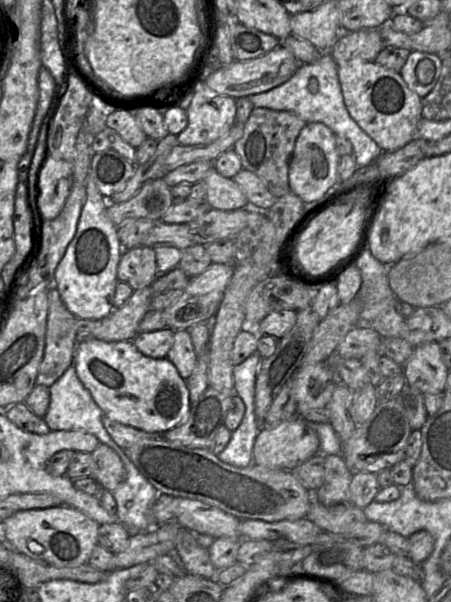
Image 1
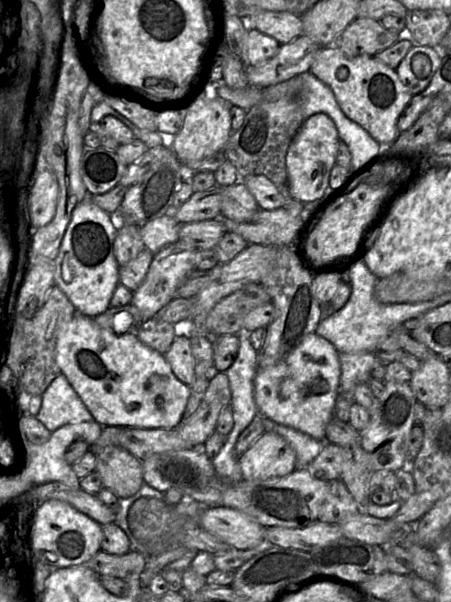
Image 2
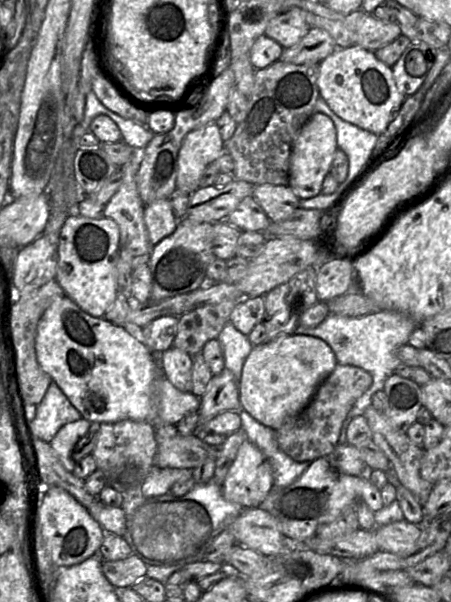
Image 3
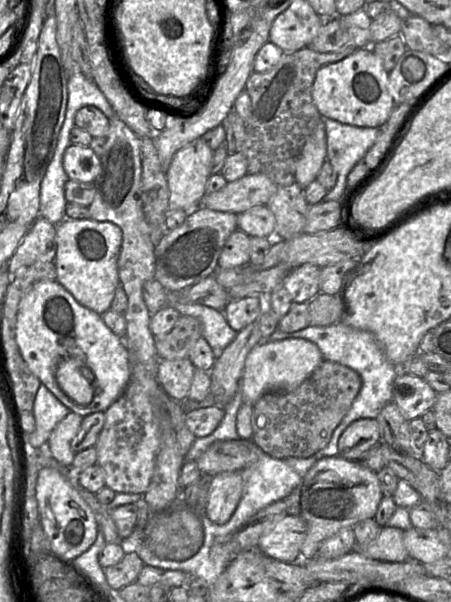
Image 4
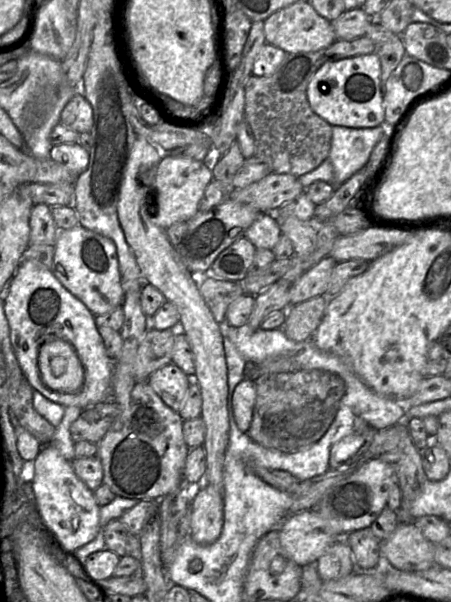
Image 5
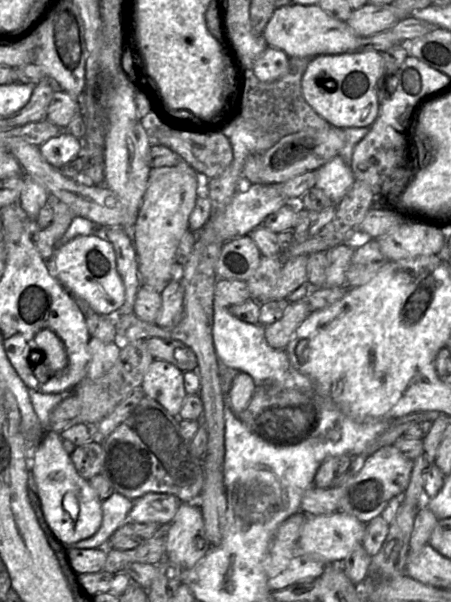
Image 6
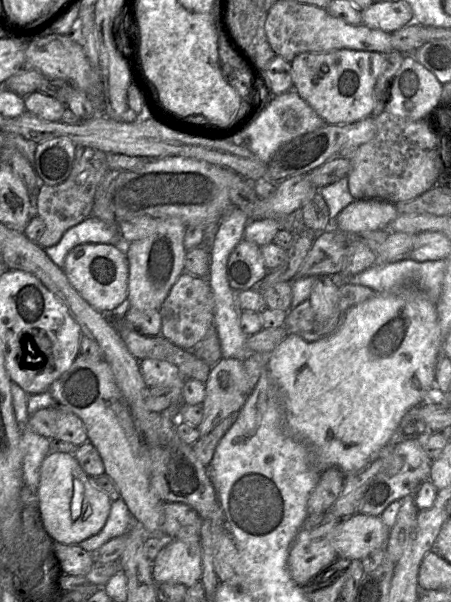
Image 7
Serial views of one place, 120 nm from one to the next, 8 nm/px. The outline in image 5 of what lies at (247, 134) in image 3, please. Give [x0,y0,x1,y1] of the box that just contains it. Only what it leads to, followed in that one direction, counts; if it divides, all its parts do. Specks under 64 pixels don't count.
[244,36,377,177]

